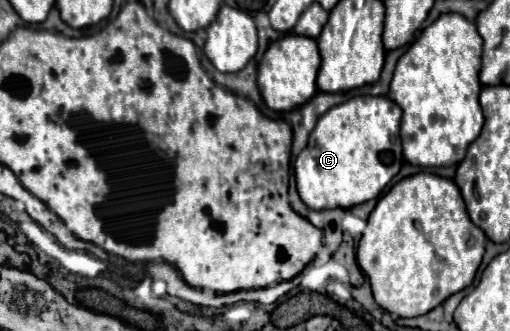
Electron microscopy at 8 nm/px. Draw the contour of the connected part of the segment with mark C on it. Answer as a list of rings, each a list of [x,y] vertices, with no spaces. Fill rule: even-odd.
[[[352,97],[350,101],[332,107],[328,113],[324,113],[314,131],[310,133],[308,145],[302,149],[302,153],[296,157],[294,163],[294,175],[296,175],[296,187],[300,199],[314,211],[320,209],[350,209],[354,205],[360,205],[364,201],[376,199],[382,189],[390,183],[394,175],[398,175],[402,167],[402,147],[400,147],[400,119],[402,111],[396,103],[392,103],[388,97]]]

